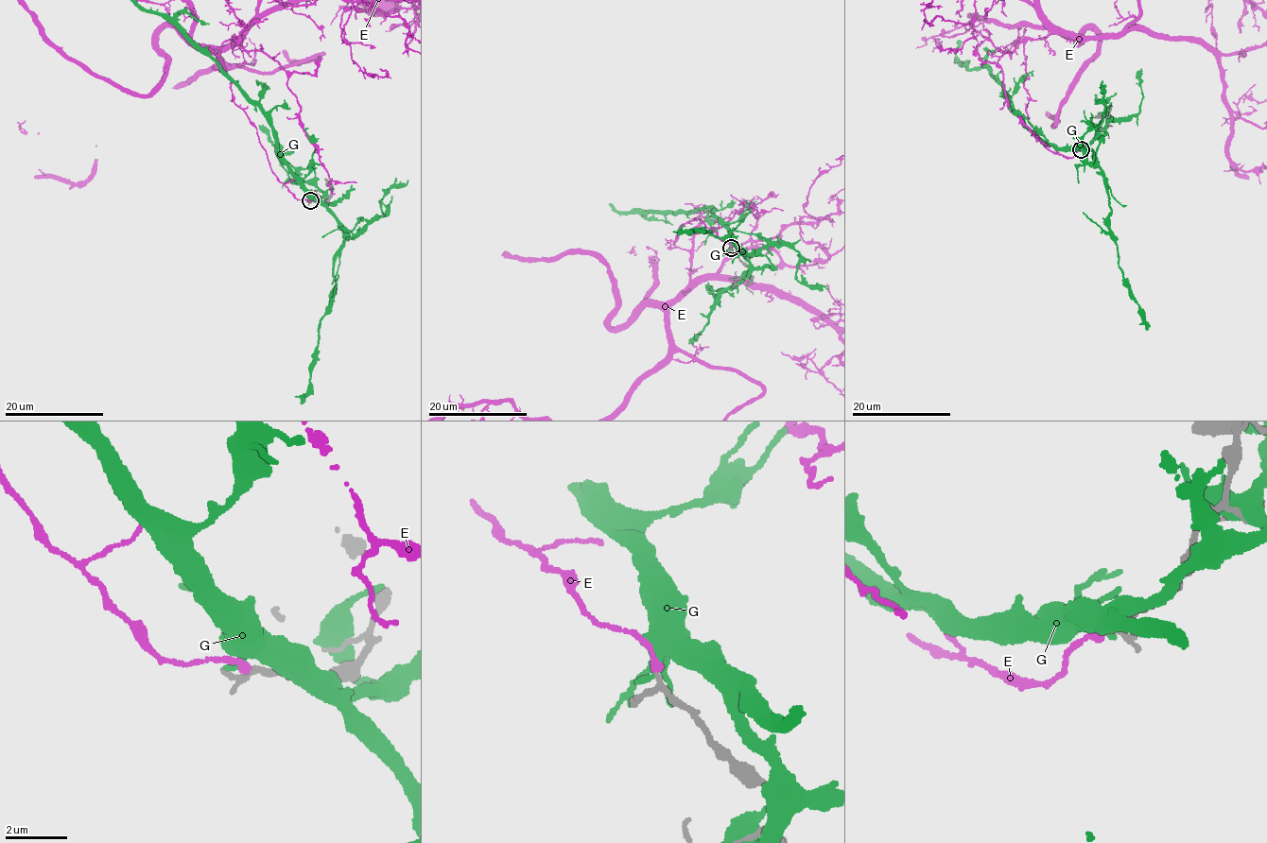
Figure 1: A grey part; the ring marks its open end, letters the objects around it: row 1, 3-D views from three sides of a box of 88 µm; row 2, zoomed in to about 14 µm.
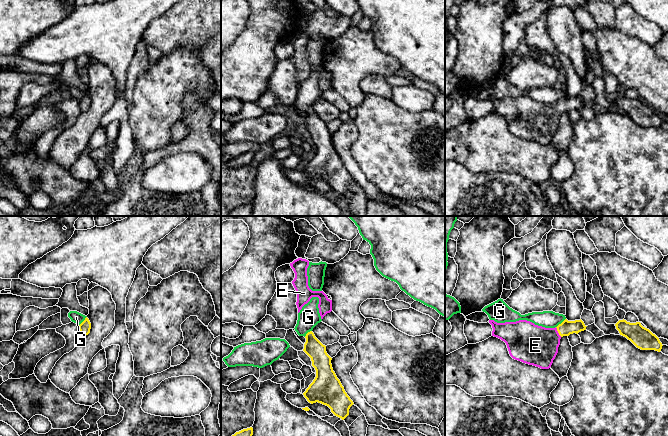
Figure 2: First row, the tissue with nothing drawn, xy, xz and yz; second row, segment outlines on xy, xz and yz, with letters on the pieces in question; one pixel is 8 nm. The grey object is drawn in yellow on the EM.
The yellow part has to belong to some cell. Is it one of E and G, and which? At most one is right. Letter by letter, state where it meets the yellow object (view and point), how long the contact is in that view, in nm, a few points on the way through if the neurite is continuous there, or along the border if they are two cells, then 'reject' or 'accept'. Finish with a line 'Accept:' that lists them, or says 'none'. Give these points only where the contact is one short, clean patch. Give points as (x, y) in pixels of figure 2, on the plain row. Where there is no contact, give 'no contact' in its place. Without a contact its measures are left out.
E: yz (558, 108) | 90 nm | across yz (566, 104), (558, 108), (540, 121), (535, 121) | accept
G: yz (561, 99) | 110 nm | reject
Accept: E

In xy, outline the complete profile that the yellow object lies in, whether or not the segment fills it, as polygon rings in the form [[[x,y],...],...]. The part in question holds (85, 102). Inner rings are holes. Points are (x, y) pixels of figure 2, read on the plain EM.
[[[86,93],[85,96],[79,101],[79,106],[82,112],[86,112],[90,109],[91,99]]]

